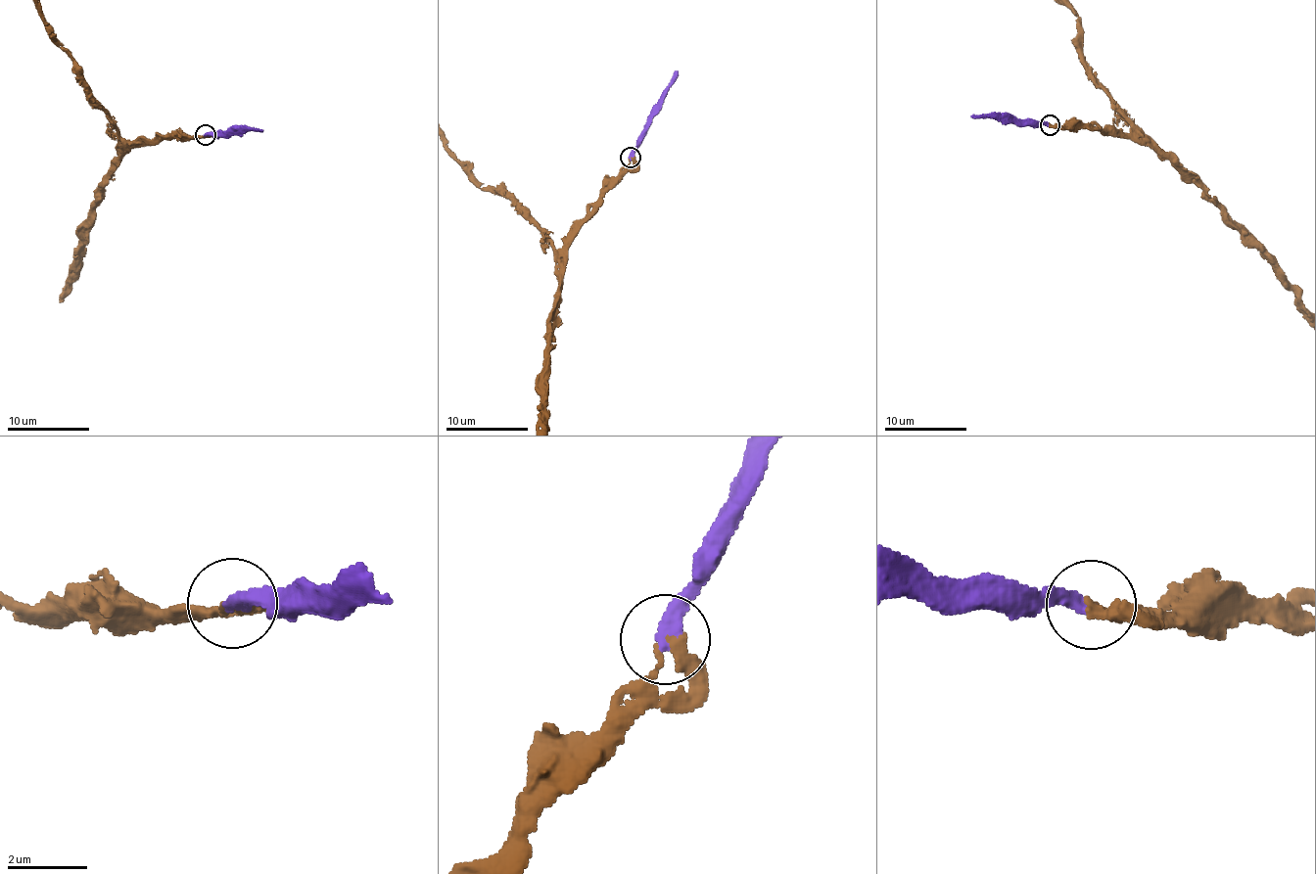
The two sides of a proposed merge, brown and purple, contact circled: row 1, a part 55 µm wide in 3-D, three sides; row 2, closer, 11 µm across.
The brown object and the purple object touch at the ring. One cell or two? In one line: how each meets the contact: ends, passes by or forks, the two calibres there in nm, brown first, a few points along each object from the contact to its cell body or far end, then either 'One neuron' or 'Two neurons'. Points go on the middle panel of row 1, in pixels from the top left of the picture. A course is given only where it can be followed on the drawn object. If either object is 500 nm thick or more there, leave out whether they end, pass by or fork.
At the ring brown passes by. At the ring purple ends. Thickness 240 nm (brown) against 360 nm. Course of brown: (630, 157), (627, 169), (561, 249), (507, 195), (486, 190), (446, 148). Course of purple: (630, 157), (677, 70). One neuron

